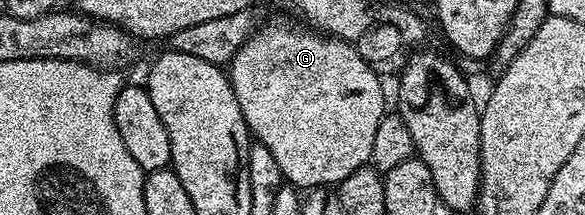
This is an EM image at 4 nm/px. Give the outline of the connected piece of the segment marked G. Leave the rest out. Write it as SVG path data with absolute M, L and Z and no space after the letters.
M274 21L271 25L255 28L249 39L240 46L236 55L228 63L228 76L230 86L236 95L236 103L240 103L240 111L244 115L244 123L254 141L264 143L272 156L276 158L276 167L280 167L283 182L289 183L299 191L309 191L319 187L336 187L352 175L352 171L369 166L371 164L372 142L376 136L376 126L380 124L382 116L388 112L386 105L386 93L382 90L383 78L379 76L371 65L355 51L353 45L341 41L339 37L332 37L325 33L319 33L317 29L311 29L305 24L293 25L290 21Z

